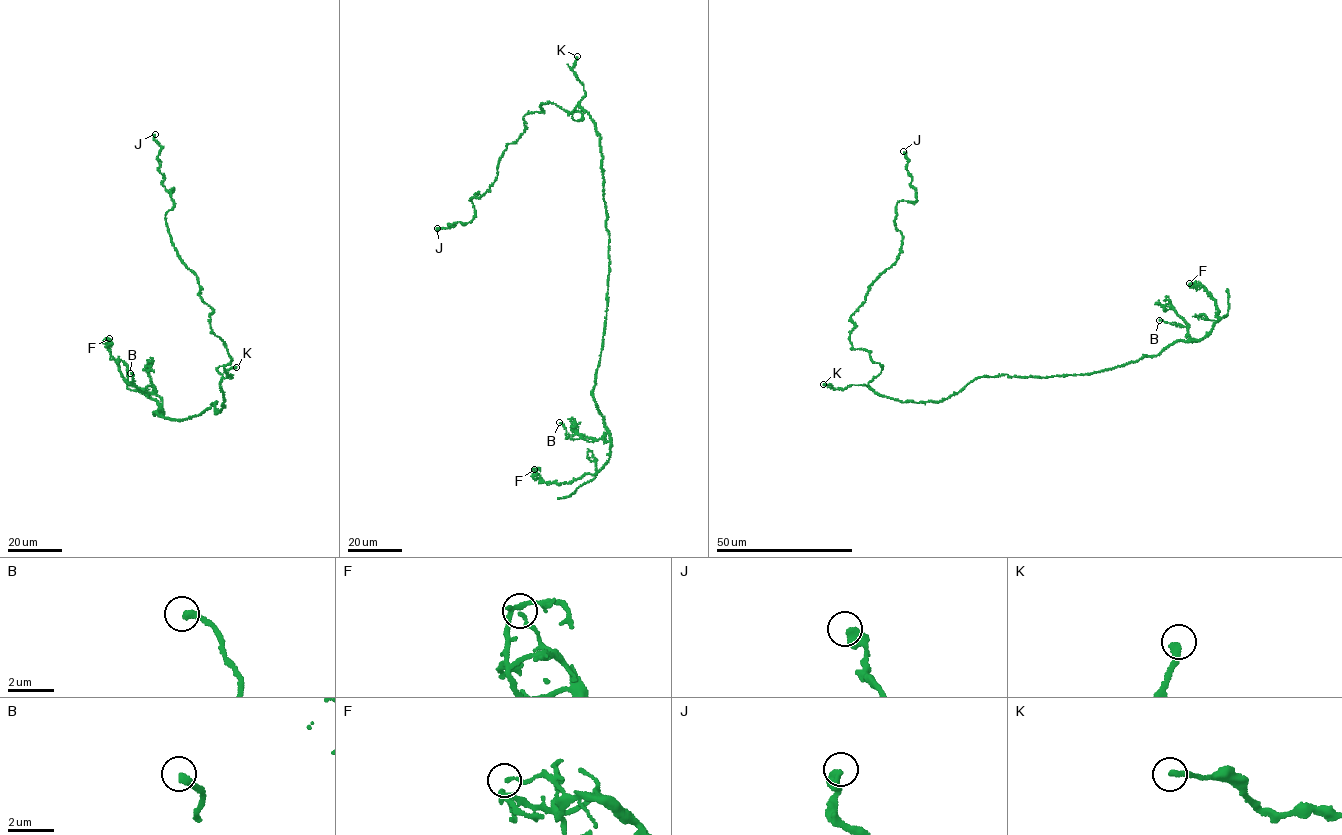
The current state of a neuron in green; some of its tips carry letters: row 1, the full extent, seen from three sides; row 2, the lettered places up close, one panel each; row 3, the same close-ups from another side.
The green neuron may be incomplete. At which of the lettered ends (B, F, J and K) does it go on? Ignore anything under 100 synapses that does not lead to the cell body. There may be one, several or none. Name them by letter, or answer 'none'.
K

